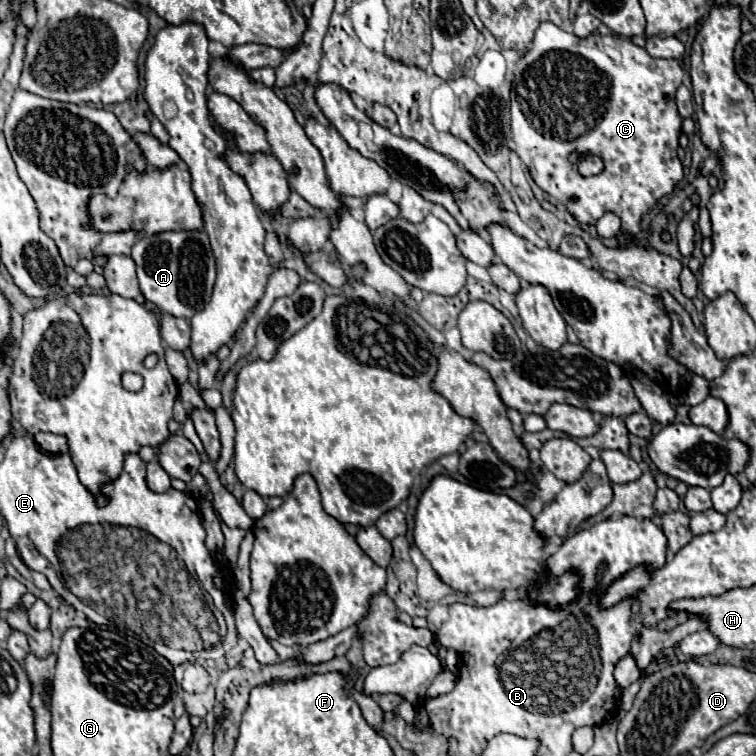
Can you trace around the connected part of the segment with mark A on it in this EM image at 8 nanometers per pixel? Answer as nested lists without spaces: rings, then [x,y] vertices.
[[[181,230],[145,236],[135,242],[131,258],[137,264],[137,278],[143,296],[163,312],[191,318],[195,312],[201,312],[207,306],[207,300],[211,300],[217,268],[205,230]]]

